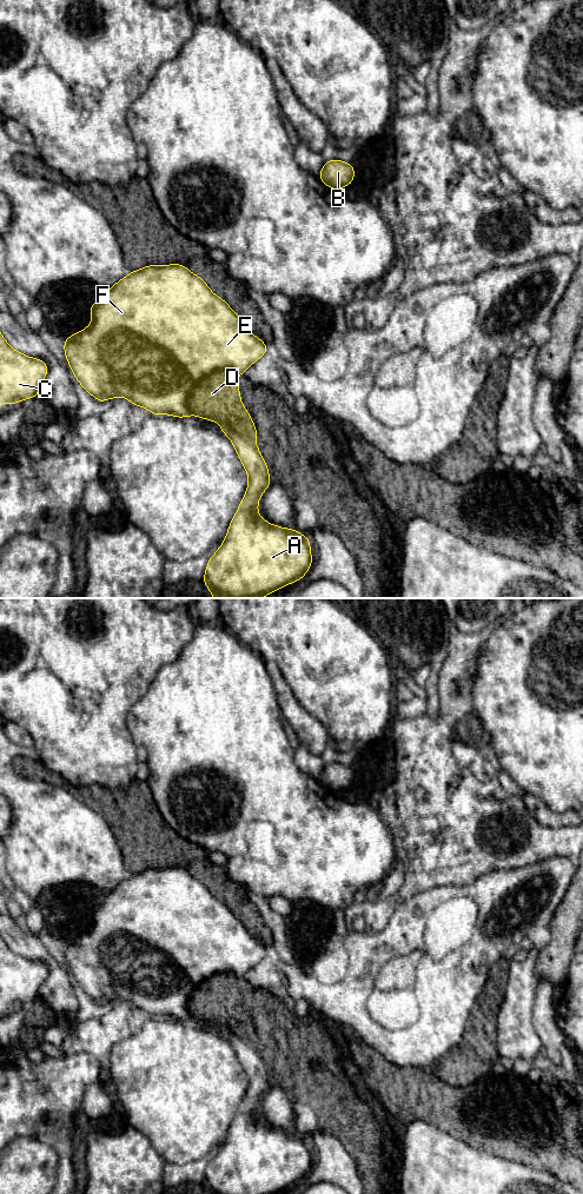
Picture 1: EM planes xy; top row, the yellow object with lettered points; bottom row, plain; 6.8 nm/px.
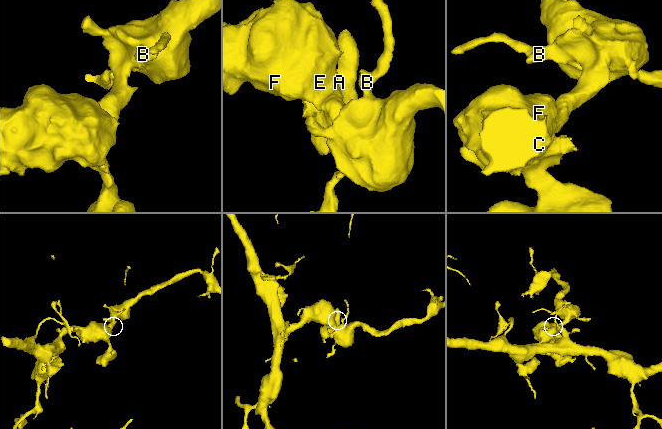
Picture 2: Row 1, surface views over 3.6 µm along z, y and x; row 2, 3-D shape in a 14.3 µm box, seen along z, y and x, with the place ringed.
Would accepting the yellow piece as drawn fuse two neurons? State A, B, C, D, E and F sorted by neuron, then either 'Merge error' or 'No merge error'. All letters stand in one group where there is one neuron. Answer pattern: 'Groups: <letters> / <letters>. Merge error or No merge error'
Groups: A B C E F / D. Merge error

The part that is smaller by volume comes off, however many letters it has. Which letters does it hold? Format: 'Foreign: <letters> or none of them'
Foreign: D

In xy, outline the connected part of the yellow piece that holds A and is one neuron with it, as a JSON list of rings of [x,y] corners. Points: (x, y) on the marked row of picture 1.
[[[221,426],[230,438],[249,476],[246,492],[233,516],[226,537],[206,565],[204,584],[213,598],[263,598],[291,583],[303,579],[312,564],[310,539],[296,531],[272,525],[258,513],[259,499],[271,485],[267,465],[256,442]]]

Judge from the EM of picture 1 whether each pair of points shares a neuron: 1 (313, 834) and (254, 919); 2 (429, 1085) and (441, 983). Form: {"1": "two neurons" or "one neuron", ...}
{"1": "two neurons", "2": "two neurons"}

